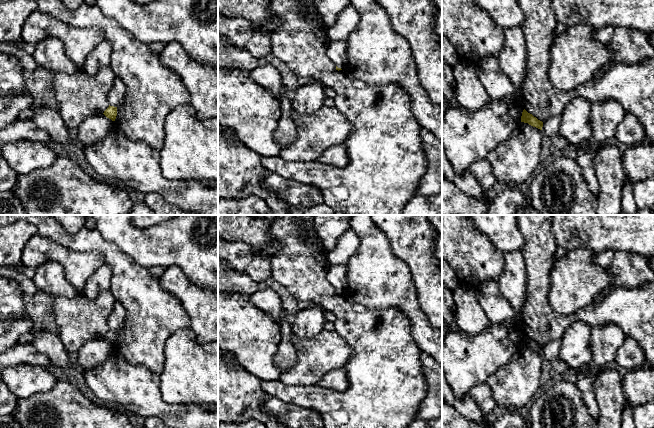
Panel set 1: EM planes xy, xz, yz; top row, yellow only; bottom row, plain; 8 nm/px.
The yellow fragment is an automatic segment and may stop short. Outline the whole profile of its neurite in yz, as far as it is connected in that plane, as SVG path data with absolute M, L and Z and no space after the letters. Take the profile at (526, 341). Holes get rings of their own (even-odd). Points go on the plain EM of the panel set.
M525 333L522 336L521 346L528 347L529 349L542 354L543 346L538 344L532 338L528 337Z

